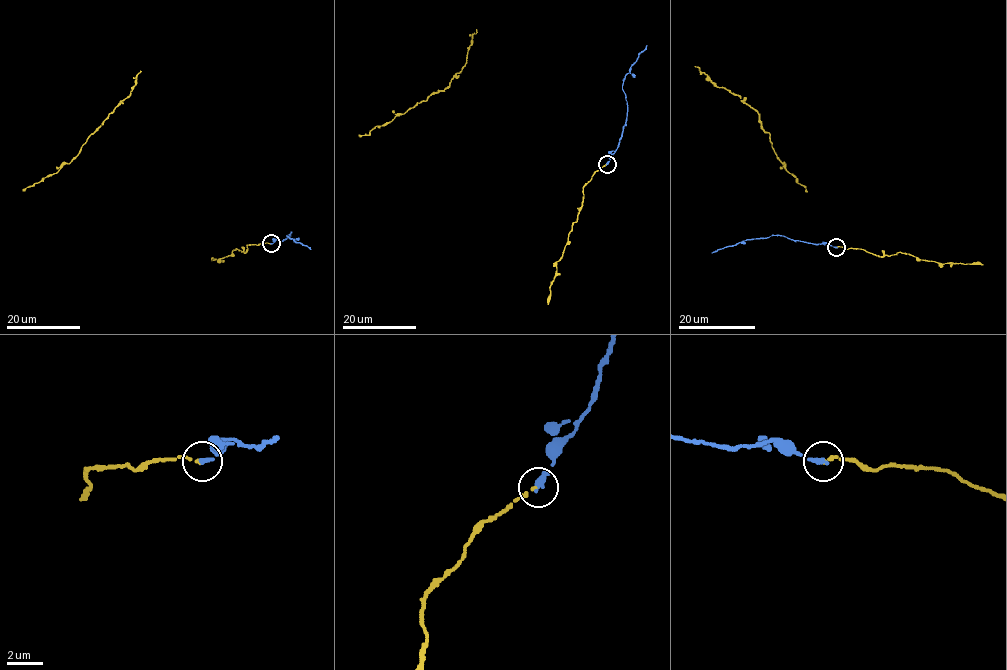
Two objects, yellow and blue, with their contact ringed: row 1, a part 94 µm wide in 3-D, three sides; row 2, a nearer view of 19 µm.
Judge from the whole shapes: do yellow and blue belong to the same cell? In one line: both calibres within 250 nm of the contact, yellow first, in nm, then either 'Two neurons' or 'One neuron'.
Thickness 190 nm (yellow) against 320 nm. One neuron

